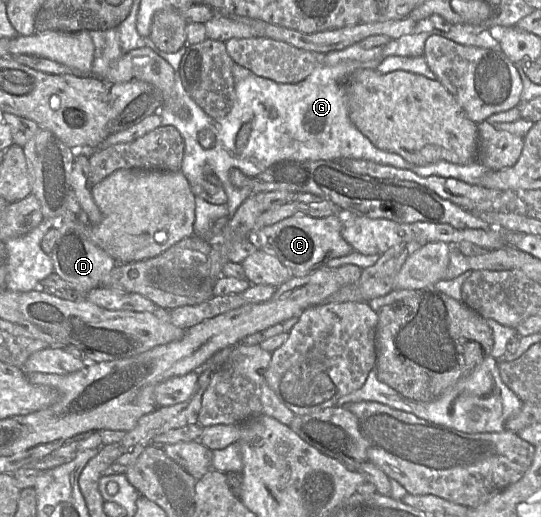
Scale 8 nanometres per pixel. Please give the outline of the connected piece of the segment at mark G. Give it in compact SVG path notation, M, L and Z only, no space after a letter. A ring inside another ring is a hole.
M455 24L448 32L433 28L427 32L402 36L382 46L380 57L365 62L348 60L331 66L320 62L306 79L297 84L278 83L252 73L235 82L234 105L225 117L218 119L207 115L195 103L184 89L179 75L175 72L176 96L187 109L188 116L181 117L173 110L161 107L159 110L161 125L175 127L184 140L181 172L189 183L196 184L205 180L205 166L209 165L223 184L228 197L228 202L221 205L209 203L200 197L195 198L193 236L203 236L211 224L222 217L231 218L244 201L254 194L248 188L237 188L231 184L229 178L231 169L239 169L244 175L253 177L265 171L272 164L285 159L299 161L335 161L339 158L365 159L409 170L421 177L454 178L467 184L478 185L479 179L490 171L478 161L466 165L437 161L426 166L417 166L410 164L396 153L383 151L374 146L350 121L345 90L345 80L356 70L376 69L388 56L422 56L426 40L433 35L441 36L461 45L502 52L499 43L499 32L503 29L502 26L490 28L491 33L484 30L479 34L466 33L465 26L466 24ZM271 108L277 111L276 118L271 118ZM200 131L204 135L213 133L214 142L211 147L206 148L200 144Z

